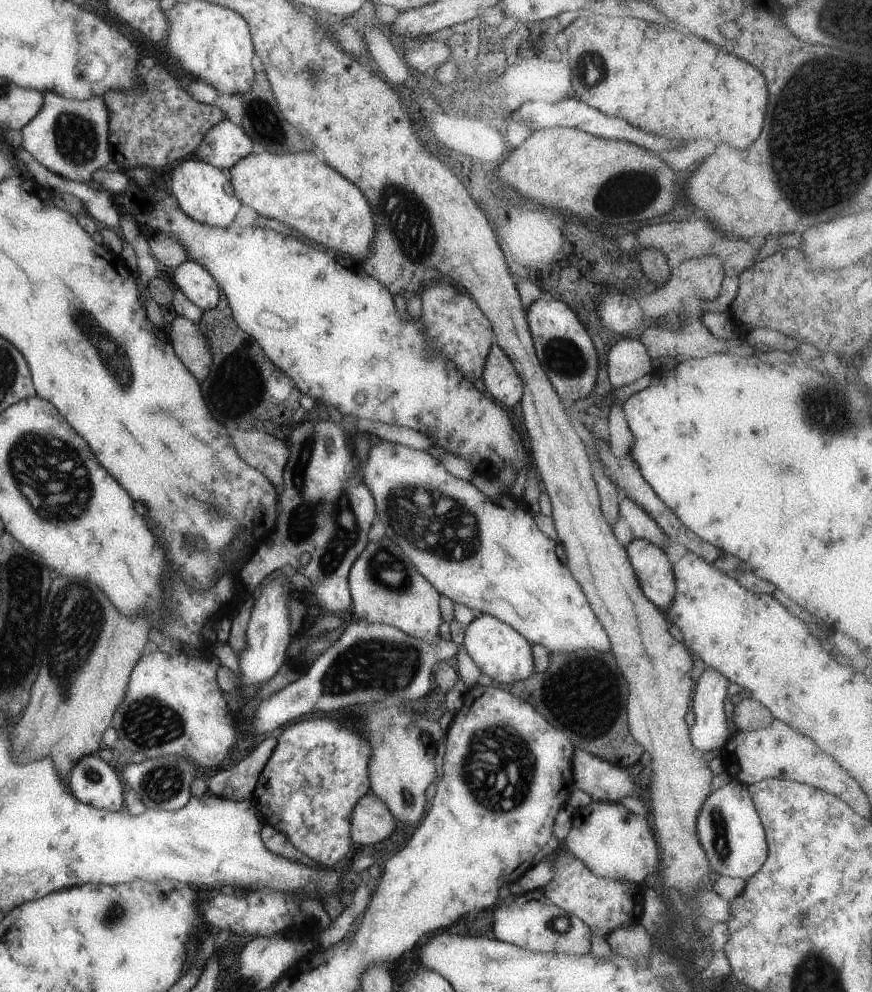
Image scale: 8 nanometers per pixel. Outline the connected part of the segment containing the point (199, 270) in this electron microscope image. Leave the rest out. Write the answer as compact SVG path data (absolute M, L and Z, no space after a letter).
M185 260L173 270L173 282L202 311L213 308L221 295L216 280L196 262Z

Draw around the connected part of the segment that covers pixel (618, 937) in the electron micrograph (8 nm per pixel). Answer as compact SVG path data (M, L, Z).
M639 923L619 927L605 936L605 940L613 953L637 963L643 963L651 952L651 938Z

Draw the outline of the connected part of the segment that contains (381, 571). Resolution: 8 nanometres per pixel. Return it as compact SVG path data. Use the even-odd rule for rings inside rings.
M389 538L367 541L348 572L349 610L358 620L387 625L409 636L434 643L439 637L439 593L419 574L403 551Z

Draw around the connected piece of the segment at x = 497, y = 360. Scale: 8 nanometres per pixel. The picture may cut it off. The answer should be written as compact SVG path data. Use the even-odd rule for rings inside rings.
M496 345L488 350L480 376L487 394L501 407L520 402L522 382L509 357Z

